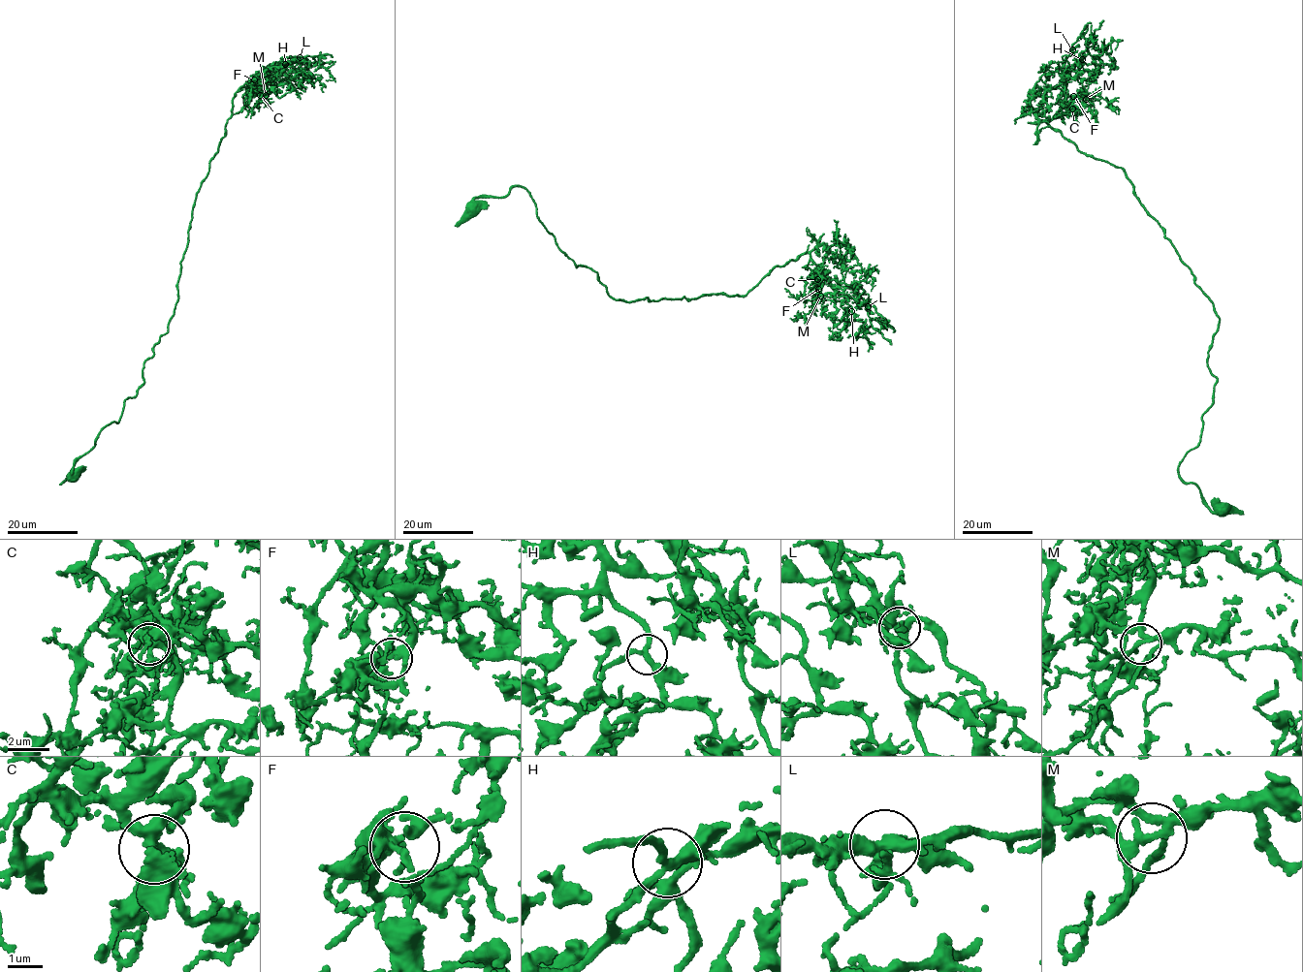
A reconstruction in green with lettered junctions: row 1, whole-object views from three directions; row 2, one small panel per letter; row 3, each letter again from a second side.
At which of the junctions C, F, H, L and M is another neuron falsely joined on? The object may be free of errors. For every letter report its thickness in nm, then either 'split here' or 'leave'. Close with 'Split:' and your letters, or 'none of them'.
C: 300 nm thick; leave
F: 240 nm thick; leave
H: 240 nm thick; leave
L: 420 nm thick; leave
M: 240 nm thick; leave
Split: none of them

